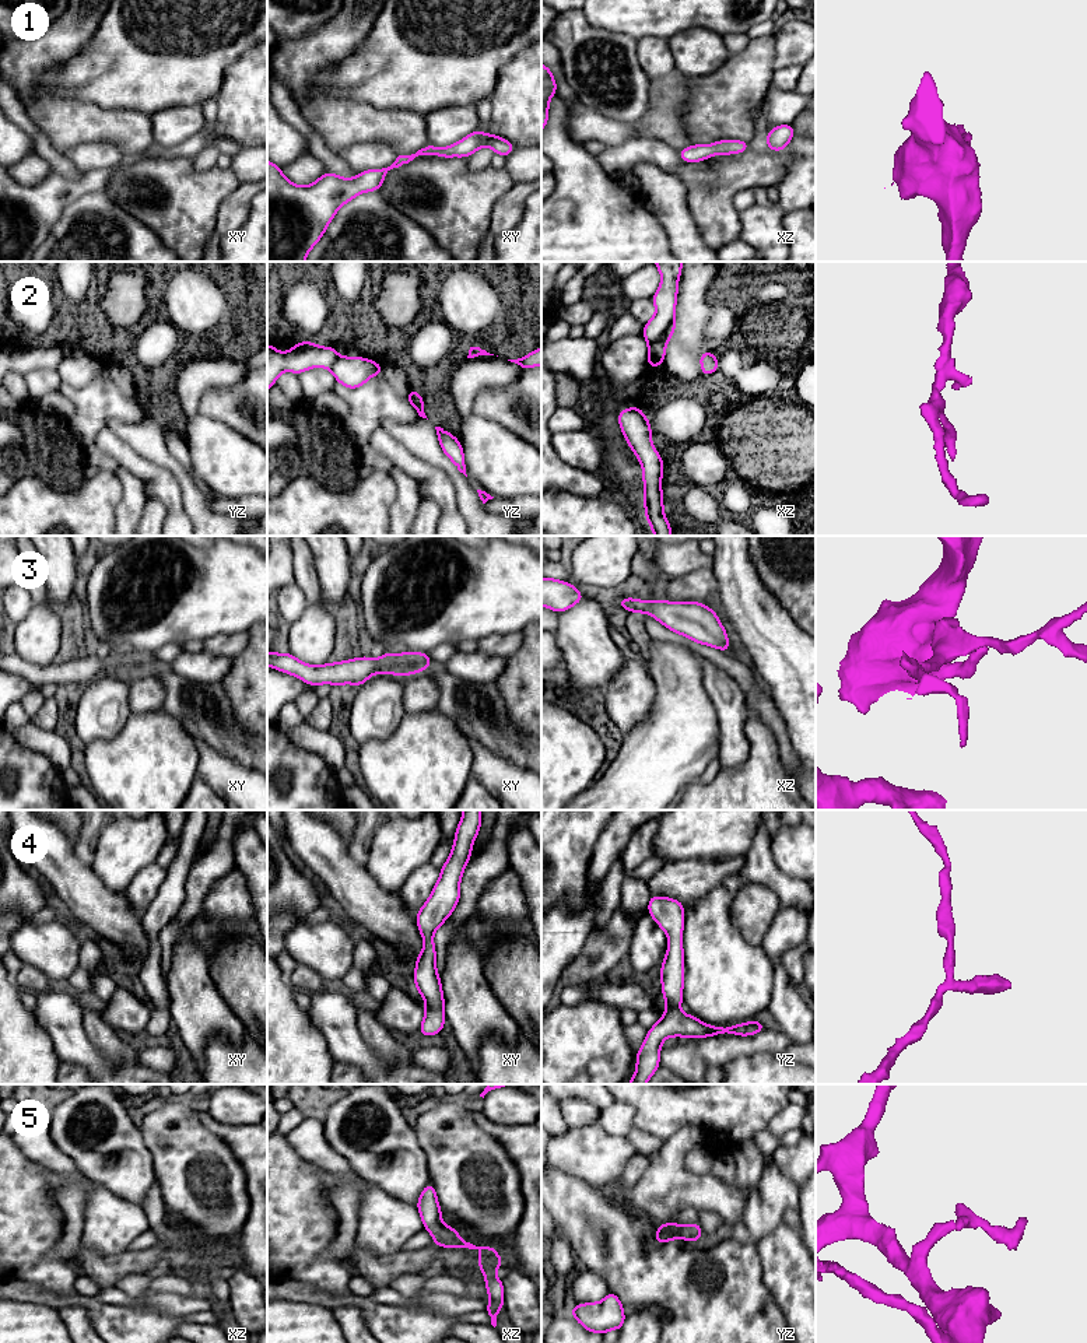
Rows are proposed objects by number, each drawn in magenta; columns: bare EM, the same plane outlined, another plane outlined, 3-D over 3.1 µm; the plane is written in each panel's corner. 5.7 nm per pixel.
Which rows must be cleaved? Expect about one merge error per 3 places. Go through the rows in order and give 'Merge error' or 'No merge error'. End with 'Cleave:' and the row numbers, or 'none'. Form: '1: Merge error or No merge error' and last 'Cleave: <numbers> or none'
1: No merge error
2: Merge error
3: No merge error
4: No merge error
5: No merge error
Cleave: 2

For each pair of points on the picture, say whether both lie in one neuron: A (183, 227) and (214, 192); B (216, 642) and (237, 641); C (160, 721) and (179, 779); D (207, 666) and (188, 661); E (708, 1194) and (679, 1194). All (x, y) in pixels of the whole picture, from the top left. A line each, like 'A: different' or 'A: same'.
A: same
B: same
C: same
D: same
E: same

